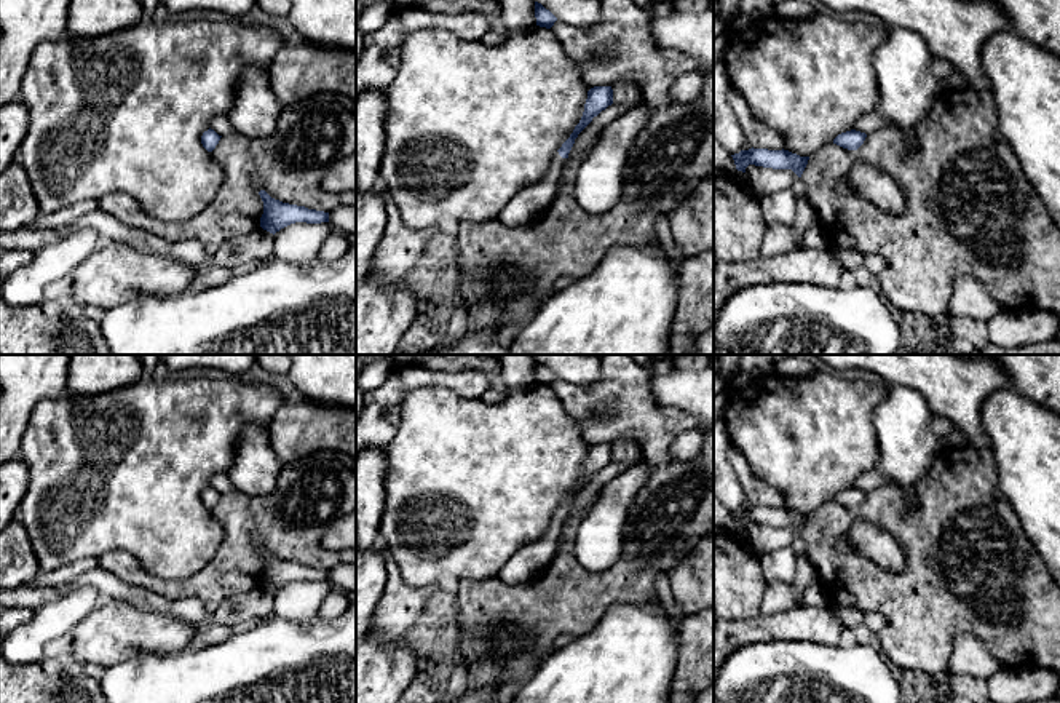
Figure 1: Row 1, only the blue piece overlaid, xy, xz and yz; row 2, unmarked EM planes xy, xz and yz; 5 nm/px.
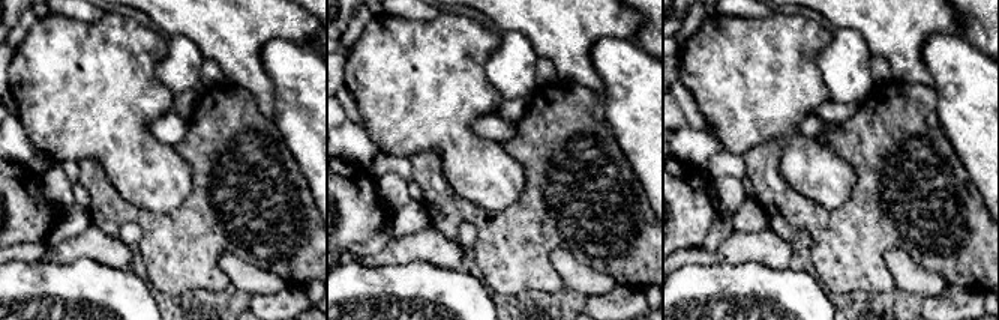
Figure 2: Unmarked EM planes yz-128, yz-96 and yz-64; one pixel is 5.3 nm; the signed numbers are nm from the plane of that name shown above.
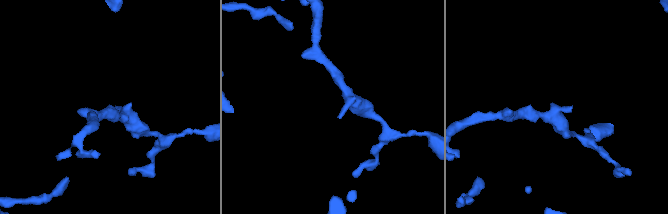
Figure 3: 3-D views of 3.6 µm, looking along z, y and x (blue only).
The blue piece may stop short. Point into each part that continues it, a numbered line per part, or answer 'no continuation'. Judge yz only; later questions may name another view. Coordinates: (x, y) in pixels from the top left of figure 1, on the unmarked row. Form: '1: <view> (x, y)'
no continuation

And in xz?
1: xz (527, 563)

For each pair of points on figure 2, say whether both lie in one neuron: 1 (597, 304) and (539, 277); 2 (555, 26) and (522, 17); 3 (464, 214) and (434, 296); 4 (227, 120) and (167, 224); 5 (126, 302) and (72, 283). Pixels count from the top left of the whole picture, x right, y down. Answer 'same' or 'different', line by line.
1: different
2: same
3: different
4: same
5: same

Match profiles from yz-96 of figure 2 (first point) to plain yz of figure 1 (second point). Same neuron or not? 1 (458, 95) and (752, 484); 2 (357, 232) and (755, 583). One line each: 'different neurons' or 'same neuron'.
1: different neurons
2: same neuron

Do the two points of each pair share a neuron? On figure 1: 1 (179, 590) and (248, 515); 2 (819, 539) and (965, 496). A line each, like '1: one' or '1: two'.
1: one
2: one

